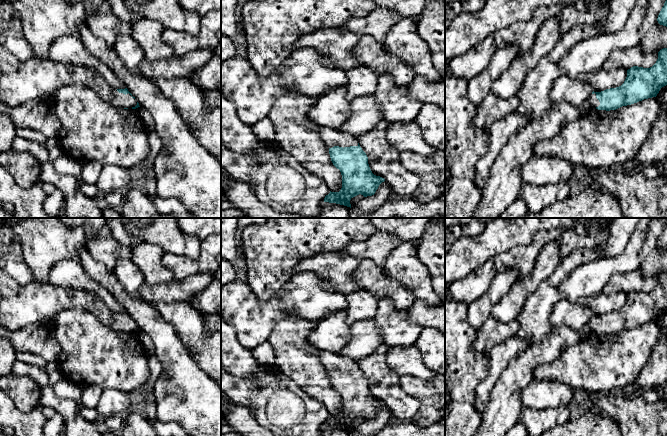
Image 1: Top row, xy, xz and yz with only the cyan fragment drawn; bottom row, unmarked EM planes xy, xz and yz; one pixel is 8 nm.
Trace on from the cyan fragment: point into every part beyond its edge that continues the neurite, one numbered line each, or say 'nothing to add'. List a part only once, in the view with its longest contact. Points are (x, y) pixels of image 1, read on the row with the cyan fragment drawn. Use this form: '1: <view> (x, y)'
1: xz (332, 137)

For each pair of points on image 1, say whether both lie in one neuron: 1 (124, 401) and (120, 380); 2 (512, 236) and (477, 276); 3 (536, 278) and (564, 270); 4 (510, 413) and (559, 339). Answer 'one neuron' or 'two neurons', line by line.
1: two neurons
2: two neurons
3: two neurons
4: one neuron

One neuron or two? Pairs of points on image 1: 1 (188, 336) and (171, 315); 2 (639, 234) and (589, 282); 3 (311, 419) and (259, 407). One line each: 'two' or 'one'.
1: one
2: one
3: one

